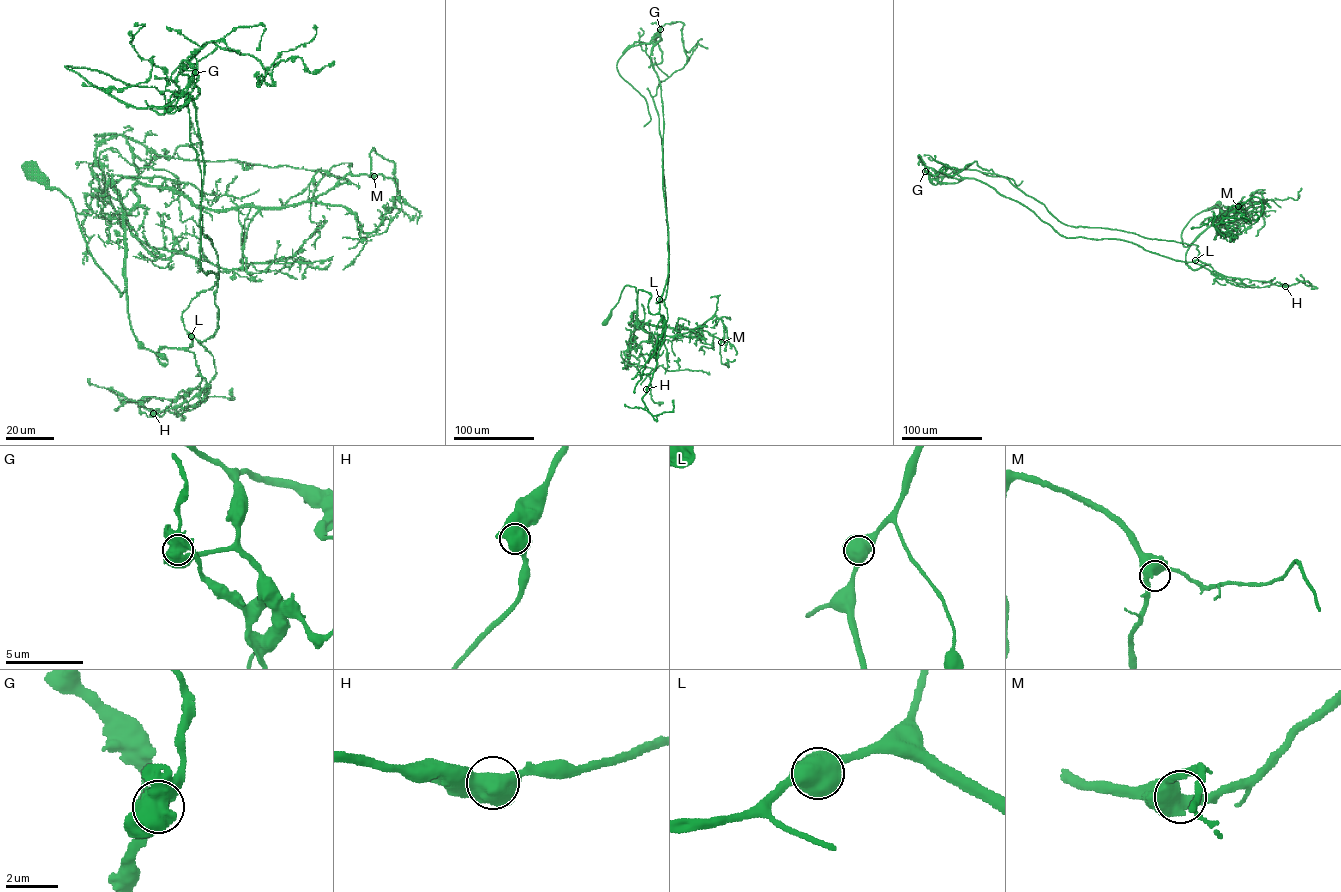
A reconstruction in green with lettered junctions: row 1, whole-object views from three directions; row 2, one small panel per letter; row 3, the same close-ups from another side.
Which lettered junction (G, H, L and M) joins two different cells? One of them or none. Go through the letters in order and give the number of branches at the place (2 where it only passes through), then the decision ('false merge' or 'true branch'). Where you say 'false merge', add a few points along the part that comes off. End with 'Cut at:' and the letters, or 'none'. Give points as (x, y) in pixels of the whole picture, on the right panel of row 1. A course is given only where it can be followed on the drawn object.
G: 4 branches meet; false merge; foreign part runs (925, 171), (930, 179), (935, 178), (940, 183), (944, 177), (960, 169), (1006, 177), (1017, 185), (1022, 181)
H: 3 branches meet; true branch
L: 3 branches meet; true branch
M: 4 branches meet; true branch
Cut at: G

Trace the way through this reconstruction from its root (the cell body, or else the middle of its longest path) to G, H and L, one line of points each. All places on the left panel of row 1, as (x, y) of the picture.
G: (31, 169), (166, 364), (159, 349), (218, 324), (196, 108), (180, 92), (164, 108), (195, 72)
H: (31, 169), (71, 201), (142, 346), (162, 364), (164, 347), (194, 353), (198, 386), (153, 413)
L: (31, 169), (71, 201), (95, 263), (126, 290), (142, 346), (166, 364), (158, 351), (189, 347), (191, 336)

